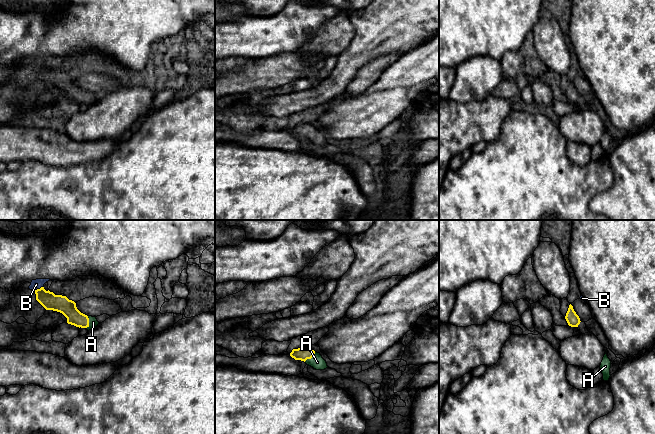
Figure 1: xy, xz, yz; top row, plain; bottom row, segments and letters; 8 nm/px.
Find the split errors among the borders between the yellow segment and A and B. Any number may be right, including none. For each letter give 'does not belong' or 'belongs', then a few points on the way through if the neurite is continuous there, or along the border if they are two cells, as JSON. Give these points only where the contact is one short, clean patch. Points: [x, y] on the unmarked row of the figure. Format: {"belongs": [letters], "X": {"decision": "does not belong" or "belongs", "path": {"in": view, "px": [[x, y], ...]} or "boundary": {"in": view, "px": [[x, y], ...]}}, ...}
{"belongs": ["A"], "A": {"decision": "belongs", "path": {"in": "xy", "px": [[67, 83], [80, 96], [88, 98], [93, 98]]}}, "B": {"decision": "does not belong"}}

